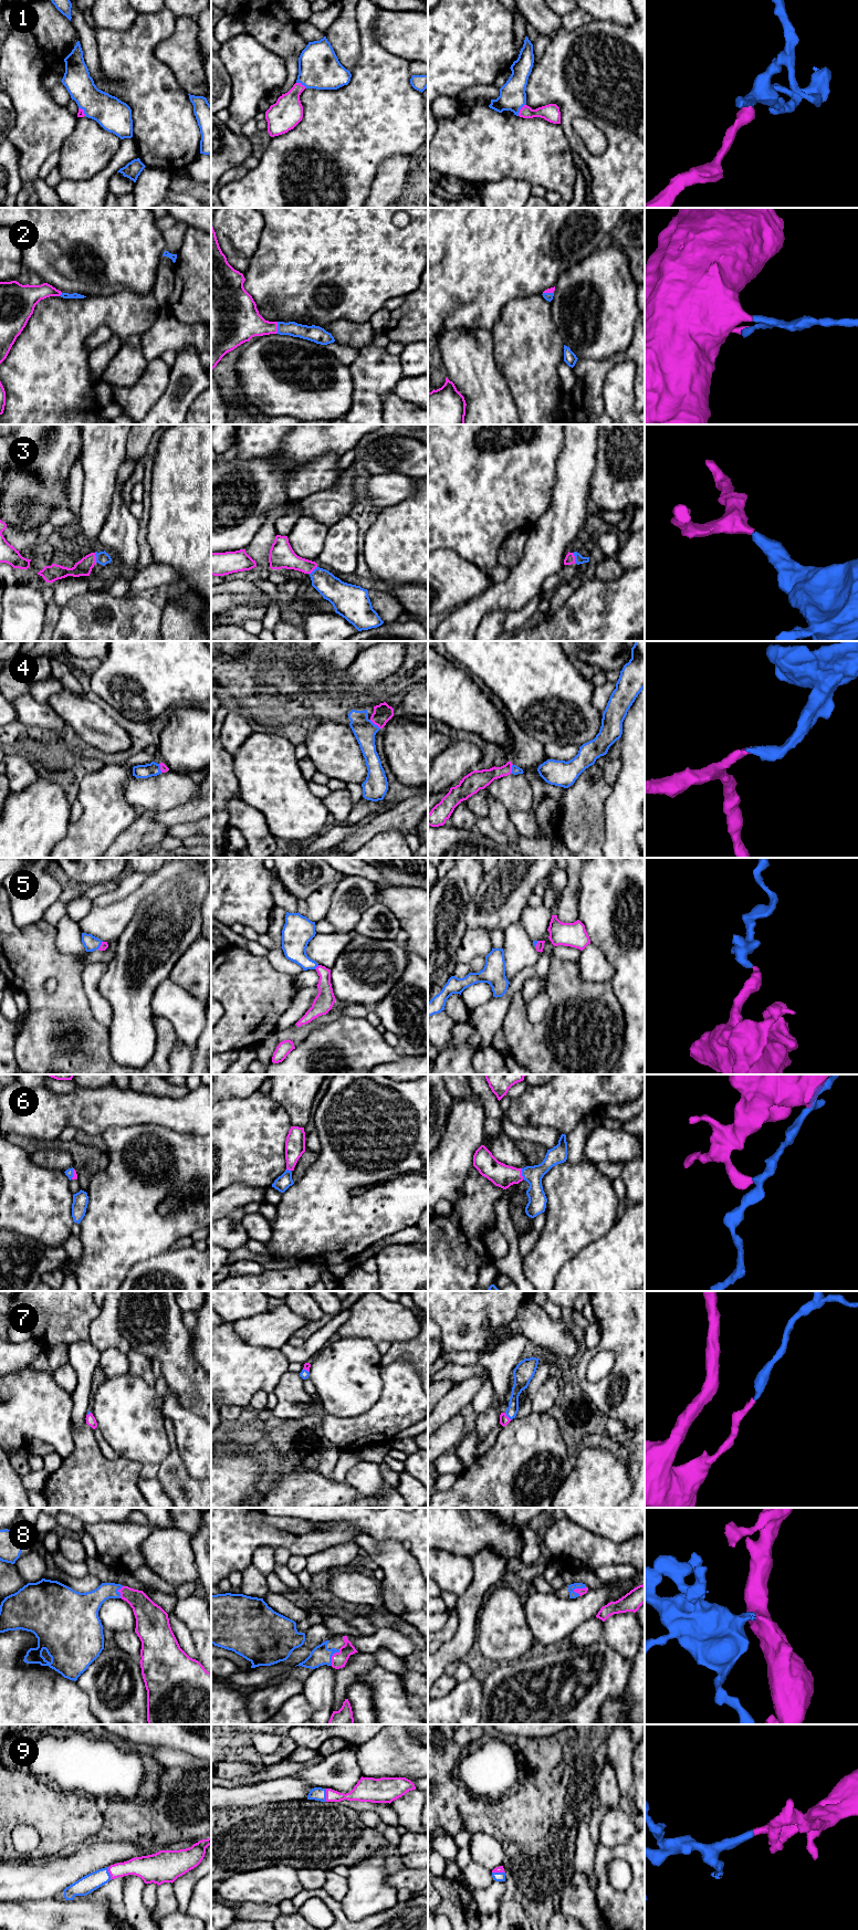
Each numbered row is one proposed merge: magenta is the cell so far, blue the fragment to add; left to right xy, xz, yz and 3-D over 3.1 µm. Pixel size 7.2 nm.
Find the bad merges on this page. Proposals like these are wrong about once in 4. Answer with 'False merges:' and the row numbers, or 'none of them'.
False merges: none of them

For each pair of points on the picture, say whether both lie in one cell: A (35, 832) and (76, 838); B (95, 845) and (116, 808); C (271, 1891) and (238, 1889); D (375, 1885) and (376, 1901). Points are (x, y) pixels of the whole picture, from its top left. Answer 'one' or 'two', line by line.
A: two
B: one
C: one
D: one

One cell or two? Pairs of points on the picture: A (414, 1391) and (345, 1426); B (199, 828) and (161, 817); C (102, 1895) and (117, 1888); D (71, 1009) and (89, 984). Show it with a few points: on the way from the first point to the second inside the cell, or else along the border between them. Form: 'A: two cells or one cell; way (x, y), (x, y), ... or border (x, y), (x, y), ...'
A: one cell; way (397, 1407), (379, 1425), (362, 1426)
B: two cells; border (199, 818), (192, 821), (176, 824), (168, 828)
C: one cell; way (105, 1895), (108, 1895), (114, 1889)
D: two cells; border (84, 966), (82, 972), (83, 989), (93, 1015)

